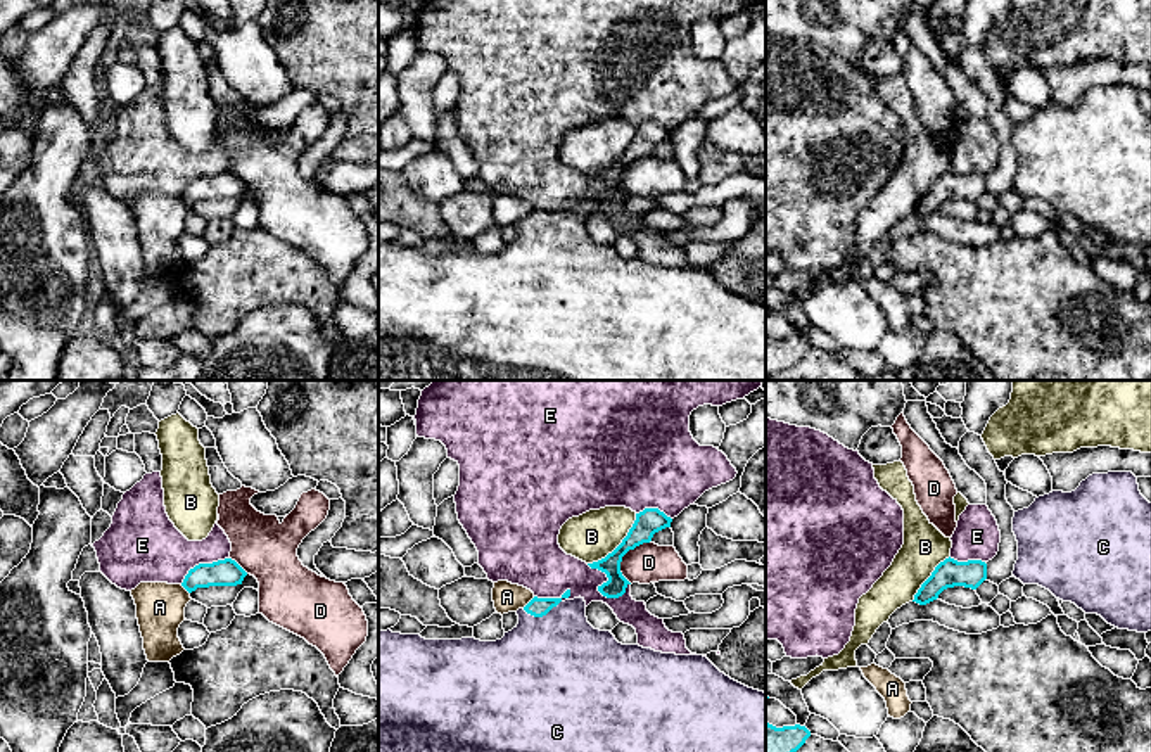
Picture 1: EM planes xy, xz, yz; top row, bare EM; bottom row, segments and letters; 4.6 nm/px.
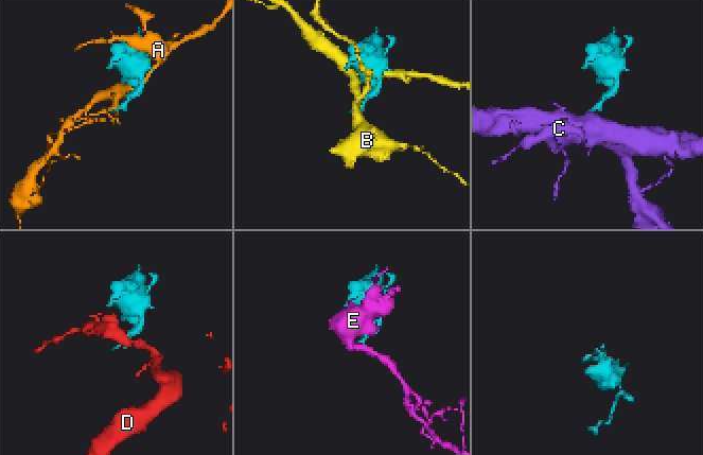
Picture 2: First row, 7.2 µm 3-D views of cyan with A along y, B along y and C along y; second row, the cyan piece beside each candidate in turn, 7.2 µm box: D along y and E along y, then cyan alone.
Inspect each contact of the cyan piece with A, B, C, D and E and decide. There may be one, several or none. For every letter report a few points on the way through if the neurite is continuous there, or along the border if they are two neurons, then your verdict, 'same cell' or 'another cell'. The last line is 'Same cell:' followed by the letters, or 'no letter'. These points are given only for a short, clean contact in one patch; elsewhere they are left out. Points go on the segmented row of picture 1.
A: border along xz (534, 597), (522, 607); another cell
B: another cell
C: runs through xz (538, 607), (541, 616), (553, 638), (555, 668); same cell
D: another cell
E: another cell
Same cell: C

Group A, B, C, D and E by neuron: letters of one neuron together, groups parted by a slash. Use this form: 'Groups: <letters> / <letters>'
Groups: A / B / C / D / E

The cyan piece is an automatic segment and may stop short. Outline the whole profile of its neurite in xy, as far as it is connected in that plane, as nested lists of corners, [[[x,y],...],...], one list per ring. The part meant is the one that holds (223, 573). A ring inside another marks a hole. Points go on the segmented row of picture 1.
[[[232,558],[213,564],[199,564],[188,570],[181,586],[192,593],[197,588],[237,586],[242,584],[247,572]]]

